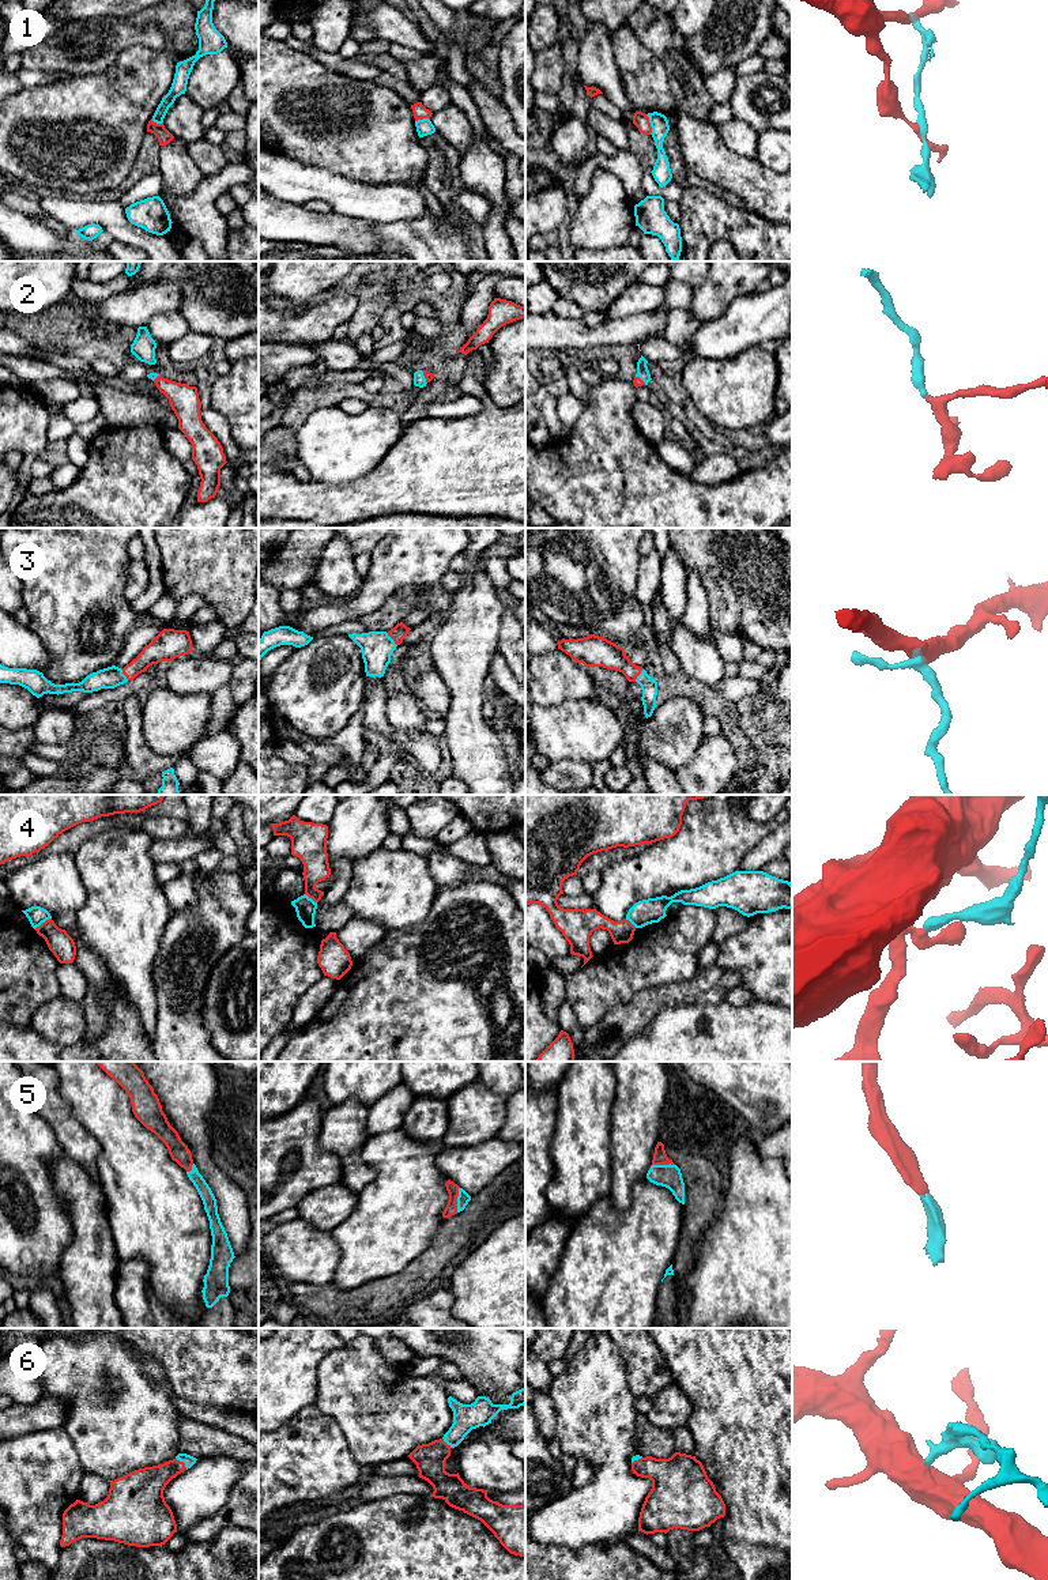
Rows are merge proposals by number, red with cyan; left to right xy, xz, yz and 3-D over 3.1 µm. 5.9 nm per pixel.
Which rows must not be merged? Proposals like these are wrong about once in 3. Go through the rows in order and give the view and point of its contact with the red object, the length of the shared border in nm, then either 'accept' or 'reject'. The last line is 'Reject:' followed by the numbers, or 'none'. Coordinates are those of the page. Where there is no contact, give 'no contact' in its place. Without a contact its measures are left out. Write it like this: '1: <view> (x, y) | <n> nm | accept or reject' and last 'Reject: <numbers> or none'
1: yz (649, 124) | 120 nm | reject
2: xz (425, 377) | 80 nm | accept
3: xz (392, 638) | 100 nm | accept
4: xy (42, 923) | 120 nm | reject
5: yz (660, 1164) | 160 nm | accept
6: xy (183, 1462) | 100 nm | accept
Reject: 1, 4

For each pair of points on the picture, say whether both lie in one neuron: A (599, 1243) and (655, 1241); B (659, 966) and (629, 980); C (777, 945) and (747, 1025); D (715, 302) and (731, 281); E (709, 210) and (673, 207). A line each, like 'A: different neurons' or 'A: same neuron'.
A: same neuron
B: same neuron
C: different neurons
D: same neuron
E: different neurons

